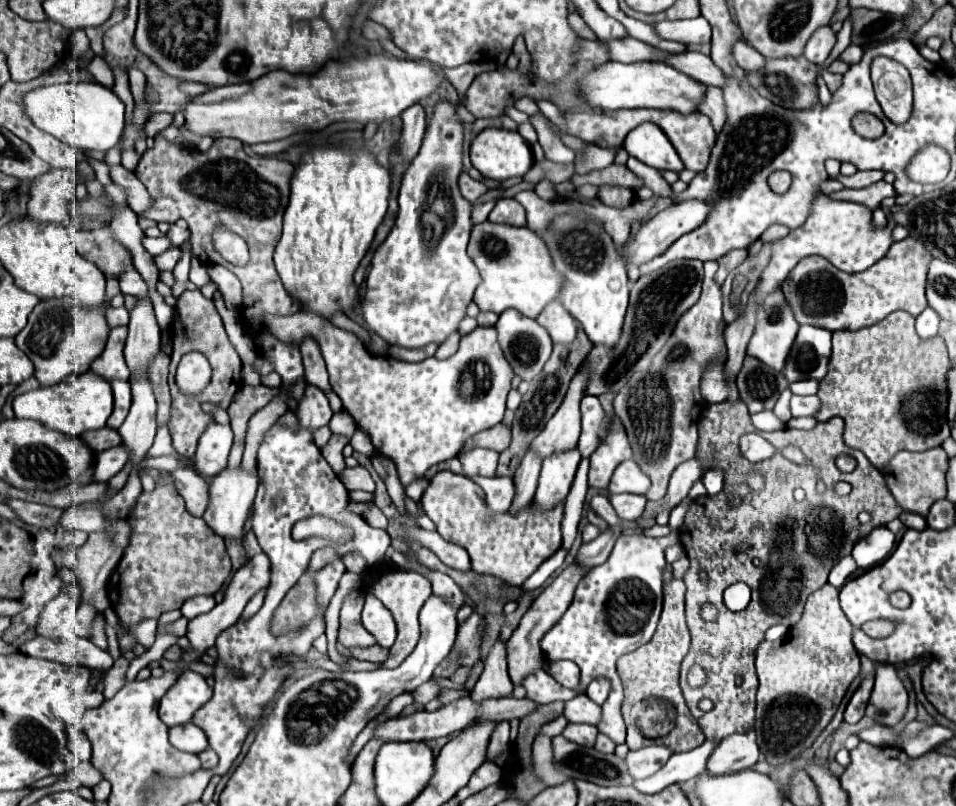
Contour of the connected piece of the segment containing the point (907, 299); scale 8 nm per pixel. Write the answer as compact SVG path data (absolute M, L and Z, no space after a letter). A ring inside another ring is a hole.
M912 236L894 242L882 260L858 274L846 274L834 268L826 258L808 256L802 258L788 274L788 280L782 282L782 292L798 324L810 324L830 332L860 330L884 320L894 310L906 310L918 316L928 306L924 286L930 260L932 254Z

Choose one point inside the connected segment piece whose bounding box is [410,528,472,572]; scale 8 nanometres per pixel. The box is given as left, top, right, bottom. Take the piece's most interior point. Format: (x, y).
(453, 556)

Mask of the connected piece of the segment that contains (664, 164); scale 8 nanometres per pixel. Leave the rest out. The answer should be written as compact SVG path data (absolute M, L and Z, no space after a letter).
M652 122L636 126L624 140L624 148L630 156L656 170L684 170L680 156L674 152L668 136Z

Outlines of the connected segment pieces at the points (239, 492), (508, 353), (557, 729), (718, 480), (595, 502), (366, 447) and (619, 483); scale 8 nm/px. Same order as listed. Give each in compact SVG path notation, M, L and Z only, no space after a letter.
M226 468L226 470L222 470L220 476L210 480L210 504L208 504L208 510L204 512L204 522L210 526L210 530L214 530L224 540L242 542L244 540L244 522L246 522L250 506L254 502L256 488L258 488L258 476L242 472L242 468L236 468L236 470Z
M504 310L496 322L496 330L498 330L498 342L504 350L506 360L510 362L514 374L526 382L530 382L534 376L538 376L538 372L542 372L546 360L552 354L552 340L548 336L548 332L536 320L522 316L518 310Z
M560 716L560 718L556 718L554 722L544 724L542 730L540 730L540 734L546 734L546 736L558 736L558 734L562 734L562 730L566 728L566 724L568 724L568 720L566 720L564 716Z
M718 470L704 472L702 482L704 482L708 494L718 494L718 490L722 490L722 472L718 472Z
M596 494L596 496L590 500L590 506L592 506L592 510L594 510L598 516L602 516L610 526L622 524L622 522L618 520L618 516L616 516L612 504L608 502L608 498L606 498L604 494Z
M358 428L358 430L354 432L350 444L354 444L354 450L358 450L358 452L362 452L362 454L366 454L366 456L372 456L372 454L374 454L374 446L372 446L368 440L370 440L370 438L366 438L366 434Z
M634 460L622 462L608 484L610 494L622 494L622 492L632 492L632 494L644 494L646 488L650 486L650 478L634 464Z

